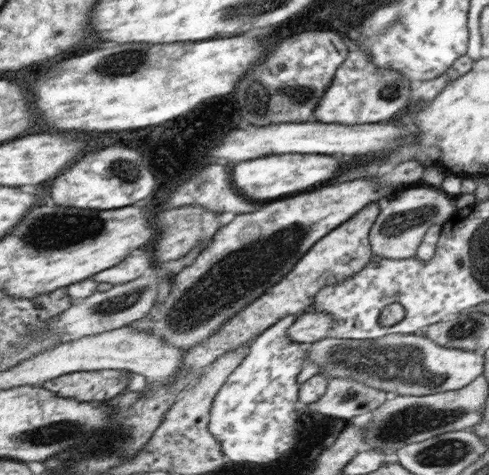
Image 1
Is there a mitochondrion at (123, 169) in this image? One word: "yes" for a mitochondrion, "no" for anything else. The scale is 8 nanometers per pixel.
yes

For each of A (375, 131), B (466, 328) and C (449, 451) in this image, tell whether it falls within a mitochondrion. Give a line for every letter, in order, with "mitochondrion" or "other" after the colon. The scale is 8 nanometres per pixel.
A: other
B: mitochondrion
C: mitochondrion

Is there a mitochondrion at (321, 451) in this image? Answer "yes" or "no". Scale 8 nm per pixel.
no

